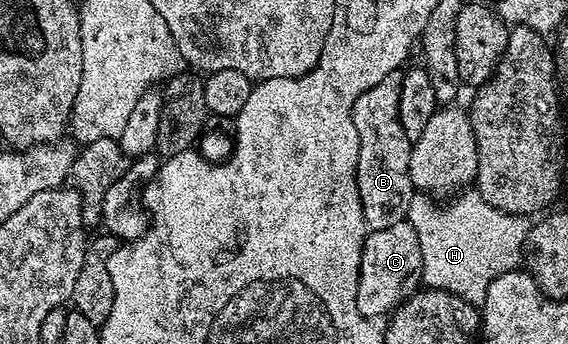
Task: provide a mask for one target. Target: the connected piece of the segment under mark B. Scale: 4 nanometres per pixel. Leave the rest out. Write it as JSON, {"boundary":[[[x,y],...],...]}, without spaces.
{"boundary":[[[390,73],[381,83],[375,87],[369,87],[365,95],[353,103],[353,127],[357,127],[357,139],[359,140],[359,158],[357,159],[357,191],[361,195],[361,211],[368,230],[381,227],[393,227],[393,223],[401,223],[407,219],[409,203],[417,192],[409,175],[409,159],[411,158],[412,142],[401,131],[401,119],[397,111],[399,102],[399,73]]]}

